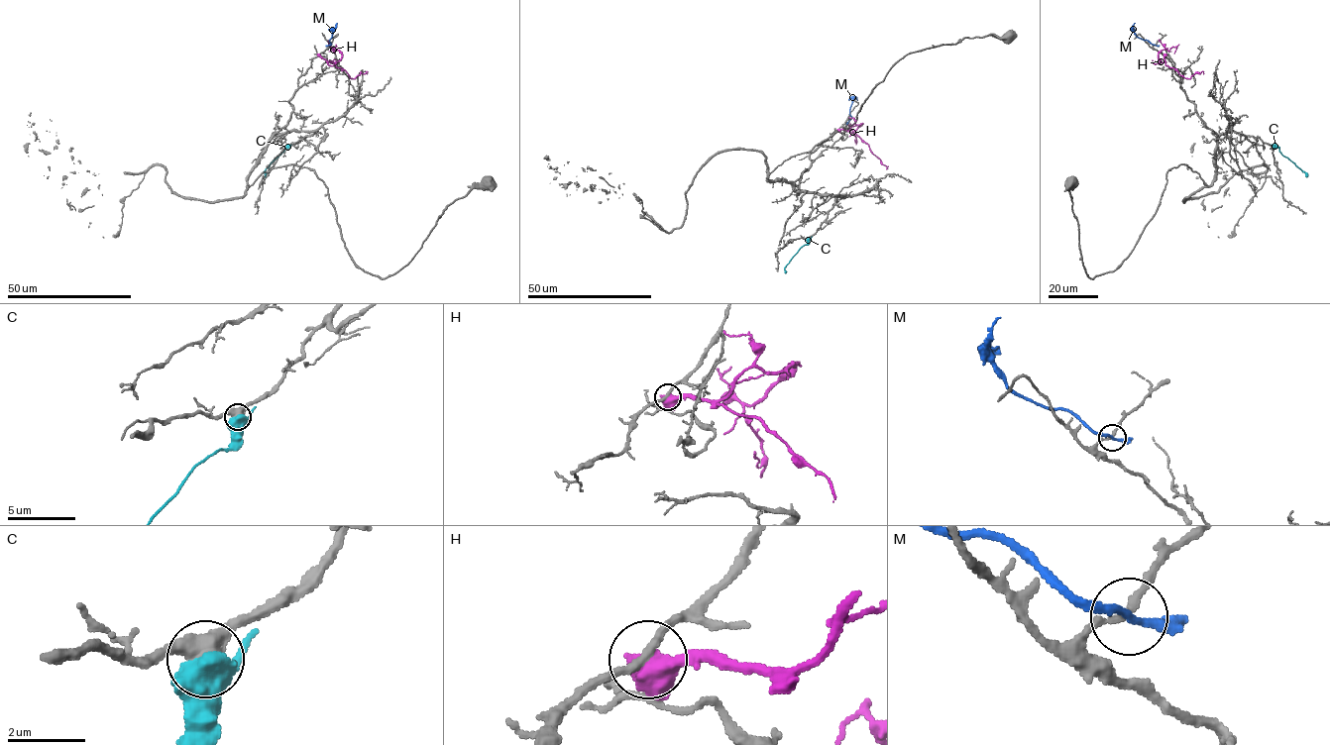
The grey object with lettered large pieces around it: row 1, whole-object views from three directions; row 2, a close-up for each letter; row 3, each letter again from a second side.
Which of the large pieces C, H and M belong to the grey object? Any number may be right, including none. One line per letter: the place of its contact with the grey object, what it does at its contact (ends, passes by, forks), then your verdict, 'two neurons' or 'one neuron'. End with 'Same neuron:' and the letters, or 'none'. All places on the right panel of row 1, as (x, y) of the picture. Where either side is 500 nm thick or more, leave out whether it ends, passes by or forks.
C: meets grey at (1274, 147); two neurons
H: meets grey at (1163, 55); two neurons
M: meets grey at (1156, 45); it passes by; two neurons
Same neuron: none

